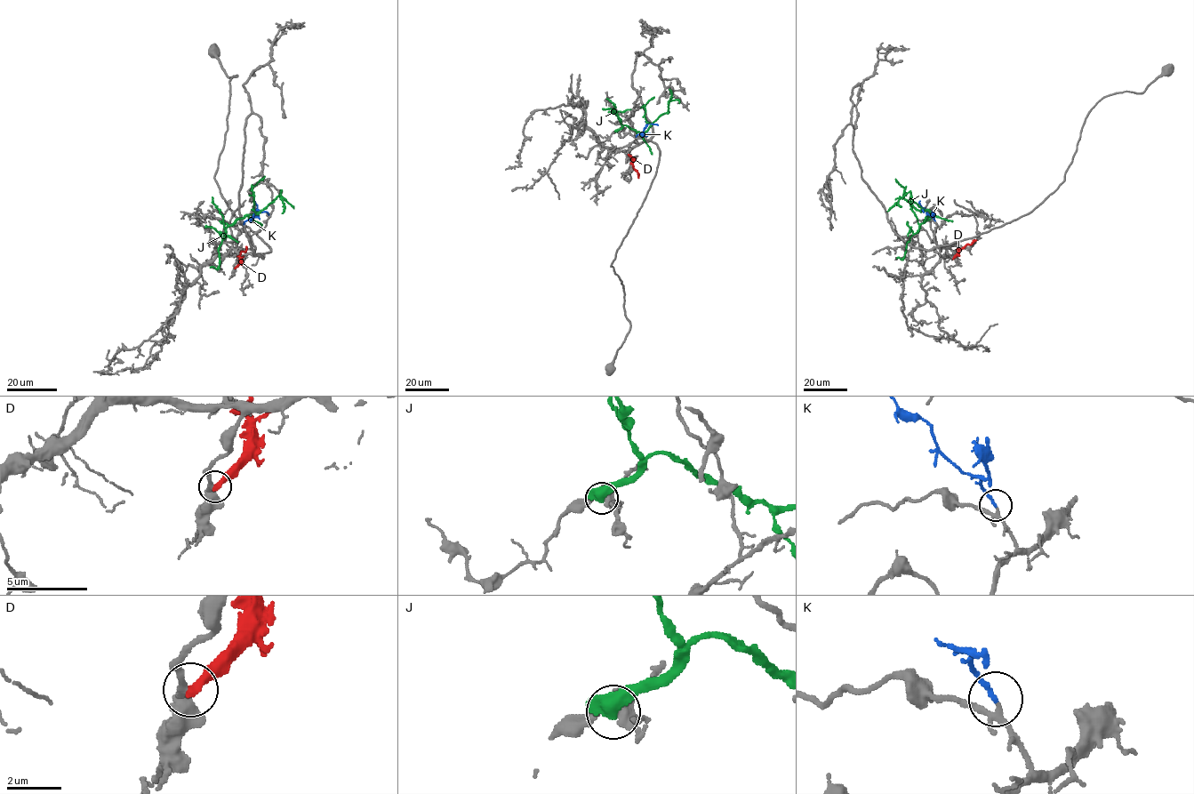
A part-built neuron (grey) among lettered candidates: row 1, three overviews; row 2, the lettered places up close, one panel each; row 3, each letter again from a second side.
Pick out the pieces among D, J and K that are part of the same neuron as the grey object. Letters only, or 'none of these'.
K

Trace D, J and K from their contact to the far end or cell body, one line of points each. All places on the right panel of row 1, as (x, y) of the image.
D: (953, 259), (960, 249), (976, 241)
J: (929, 218), (924, 220), (931, 212), (920, 207), (909, 191), (887, 211)
K: (934, 220), (922, 208), (924, 212)

